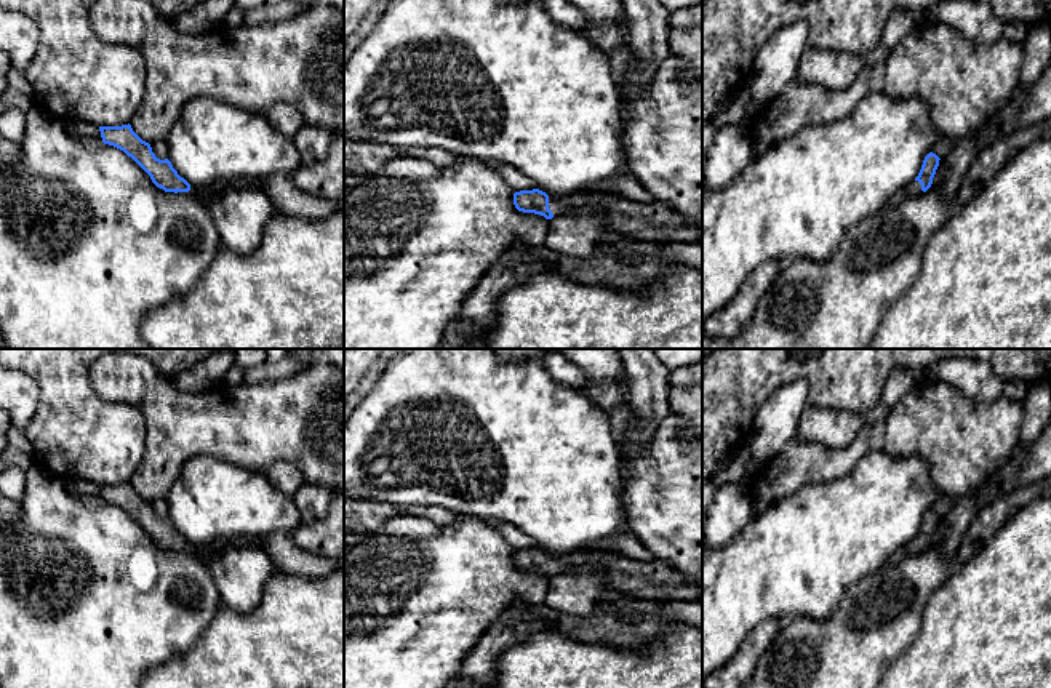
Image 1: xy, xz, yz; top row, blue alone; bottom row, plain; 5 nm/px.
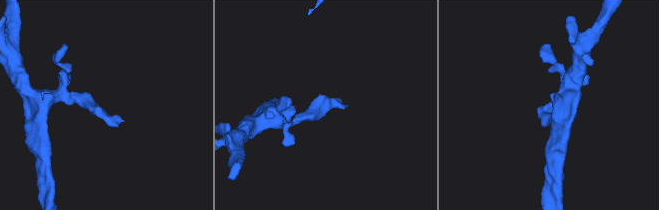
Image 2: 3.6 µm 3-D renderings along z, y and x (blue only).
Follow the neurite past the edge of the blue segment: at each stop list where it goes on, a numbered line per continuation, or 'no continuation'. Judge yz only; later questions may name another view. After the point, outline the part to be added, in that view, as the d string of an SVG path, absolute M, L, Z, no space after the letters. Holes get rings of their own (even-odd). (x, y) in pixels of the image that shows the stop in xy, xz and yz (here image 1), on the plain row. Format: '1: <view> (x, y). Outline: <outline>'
1: yz (914, 548). Outline: M918 539L910 541L904 549L905 549L905 555L917 555L923 552L921 542Z

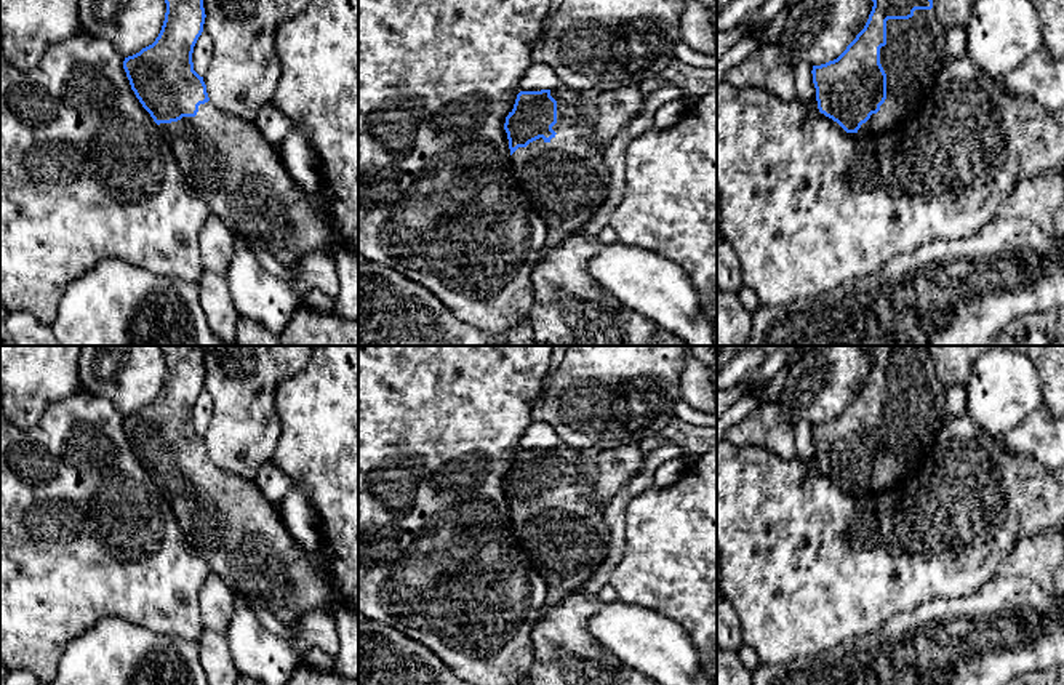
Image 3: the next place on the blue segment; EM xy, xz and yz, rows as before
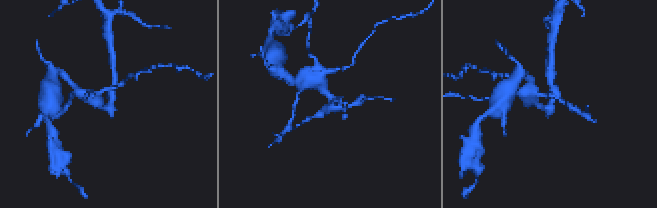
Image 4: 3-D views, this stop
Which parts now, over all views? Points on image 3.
1: yz (916, 407). Outline: M933 367L915 368L909 378L886 379L886 403L880 407L886 458L858 493L891 488L918 471L947 416L944 389Z

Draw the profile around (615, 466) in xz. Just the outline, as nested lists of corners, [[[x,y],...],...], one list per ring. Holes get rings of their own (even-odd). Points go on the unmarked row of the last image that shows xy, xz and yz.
[[[638,443],[610,447],[595,453],[597,477],[587,493],[589,504],[606,506],[608,501],[634,477],[646,458]]]

